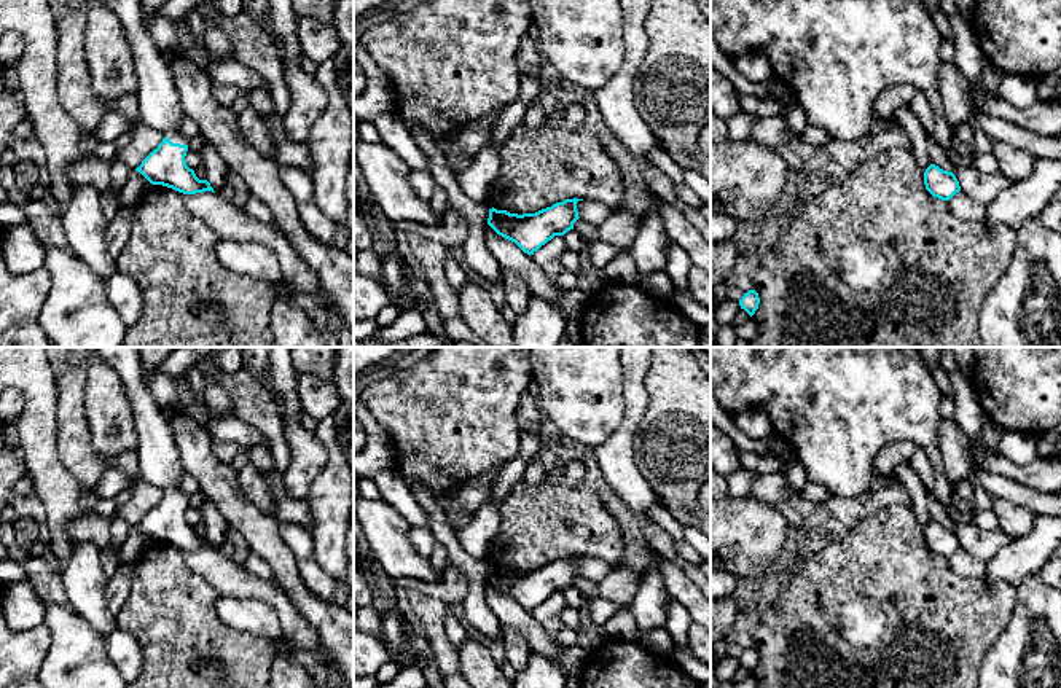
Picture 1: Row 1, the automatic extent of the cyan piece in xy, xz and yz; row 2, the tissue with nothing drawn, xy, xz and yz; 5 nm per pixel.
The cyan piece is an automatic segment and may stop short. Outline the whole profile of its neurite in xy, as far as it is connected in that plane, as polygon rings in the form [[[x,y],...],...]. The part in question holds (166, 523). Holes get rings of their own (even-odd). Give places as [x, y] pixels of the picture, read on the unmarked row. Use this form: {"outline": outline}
{"outline": [[[94,347],[92,355],[113,368],[127,390],[139,436],[135,455],[140,479],[164,492],[135,527],[151,541],[183,551],[215,549],[210,540],[199,537],[185,519],[188,494],[180,487],[185,468],[167,417],[143,381],[139,347]]]}

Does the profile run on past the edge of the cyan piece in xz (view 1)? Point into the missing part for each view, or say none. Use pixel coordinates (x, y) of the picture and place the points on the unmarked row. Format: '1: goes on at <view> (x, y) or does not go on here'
1: does not go on here

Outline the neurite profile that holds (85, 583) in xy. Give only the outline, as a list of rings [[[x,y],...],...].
[[[75,541],[62,564],[69,607],[100,634],[107,635],[115,631],[118,626],[115,615],[107,607],[108,578],[102,569],[100,549],[91,541]]]

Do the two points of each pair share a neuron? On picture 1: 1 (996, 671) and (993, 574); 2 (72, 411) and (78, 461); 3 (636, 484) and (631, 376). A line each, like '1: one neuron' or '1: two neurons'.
1: two neurons
2: one neuron
3: one neuron

